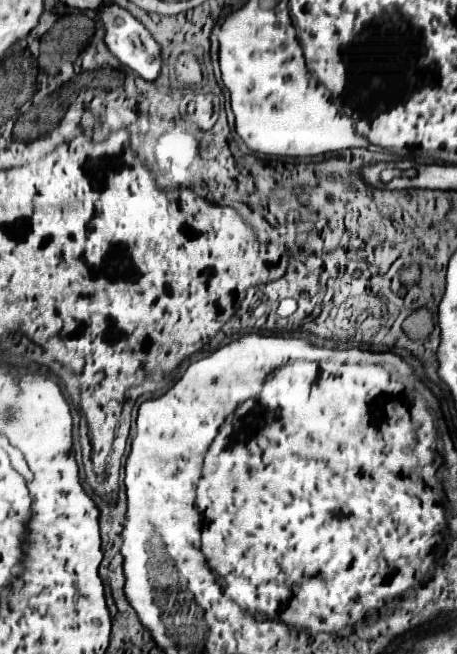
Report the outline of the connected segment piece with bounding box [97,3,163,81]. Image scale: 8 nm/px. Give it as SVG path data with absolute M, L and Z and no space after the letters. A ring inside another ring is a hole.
M105 3L103 7L97 9L97 17L105 29L103 41L107 45L107 49L127 67L131 67L133 71L137 71L143 79L147 81L155 81L159 77L161 71L161 49L155 43L155 39L151 37L151 33L125 9L113 5L113 3Z

